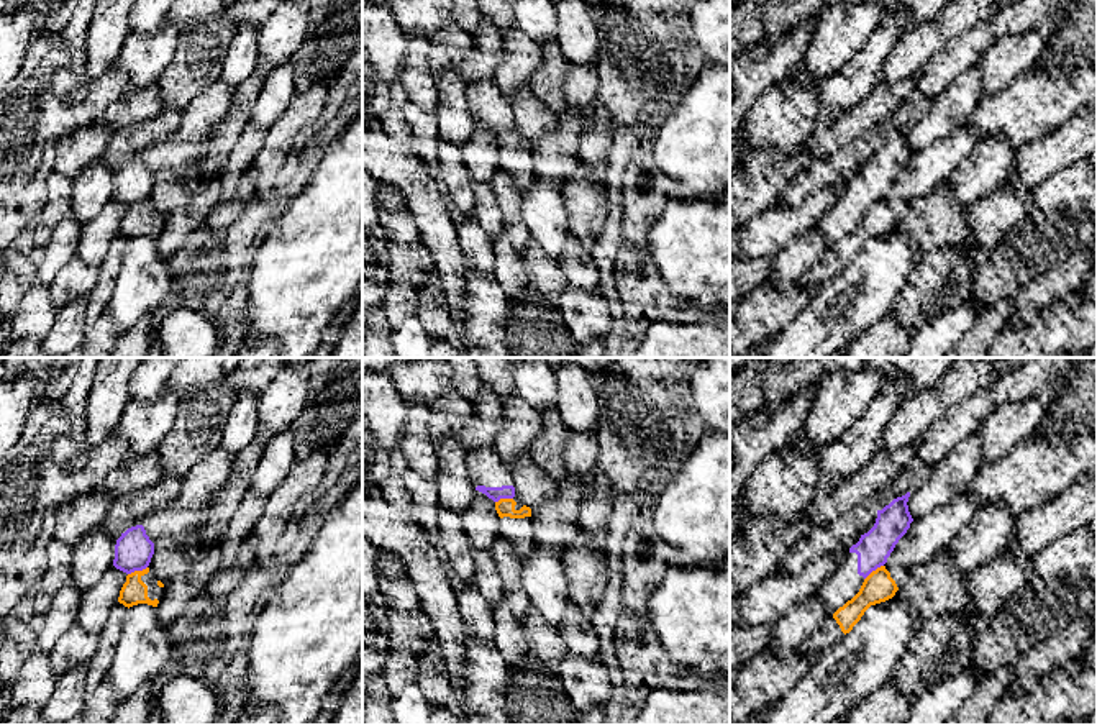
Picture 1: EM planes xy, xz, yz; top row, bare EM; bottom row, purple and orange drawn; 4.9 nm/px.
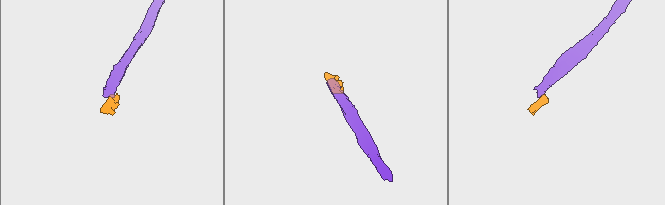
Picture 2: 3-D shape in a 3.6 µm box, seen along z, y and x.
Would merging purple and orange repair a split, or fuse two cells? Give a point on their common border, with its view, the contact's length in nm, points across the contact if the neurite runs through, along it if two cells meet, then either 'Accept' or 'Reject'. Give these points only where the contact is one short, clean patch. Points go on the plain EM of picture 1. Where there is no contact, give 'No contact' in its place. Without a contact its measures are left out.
Touches purple at xy (136, 202). Shared border 100 nm. Boundary: xy (146, 199), (128, 207). Reject

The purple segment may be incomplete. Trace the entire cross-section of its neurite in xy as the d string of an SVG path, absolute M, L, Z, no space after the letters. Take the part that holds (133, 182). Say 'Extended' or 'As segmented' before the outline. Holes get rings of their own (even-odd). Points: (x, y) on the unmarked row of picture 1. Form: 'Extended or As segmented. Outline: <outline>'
As segmented. Outline: M143 157L128 161L116 172L113 198L126 207L143 203L154 187L154 176Z

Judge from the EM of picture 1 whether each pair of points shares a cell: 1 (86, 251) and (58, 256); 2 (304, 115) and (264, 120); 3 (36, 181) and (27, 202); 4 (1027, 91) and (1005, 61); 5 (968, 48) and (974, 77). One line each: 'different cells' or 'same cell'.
1: different cells
2: different cells
3: same cell
4: different cells
5: different cells

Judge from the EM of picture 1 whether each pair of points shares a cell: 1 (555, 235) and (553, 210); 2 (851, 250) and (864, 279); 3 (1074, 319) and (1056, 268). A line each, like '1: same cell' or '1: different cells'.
1: same cell
2: different cells
3: different cells

